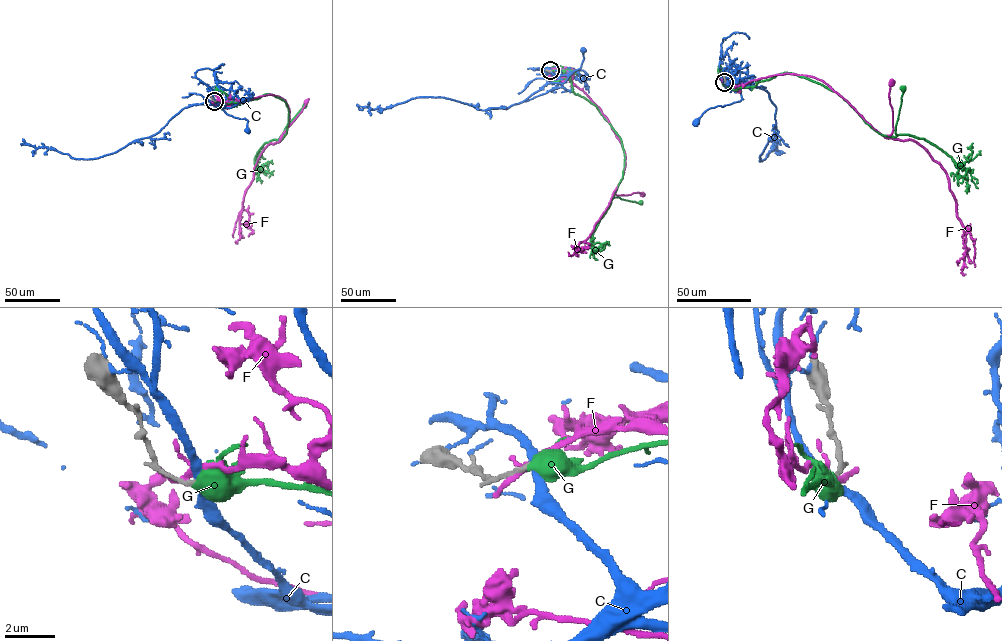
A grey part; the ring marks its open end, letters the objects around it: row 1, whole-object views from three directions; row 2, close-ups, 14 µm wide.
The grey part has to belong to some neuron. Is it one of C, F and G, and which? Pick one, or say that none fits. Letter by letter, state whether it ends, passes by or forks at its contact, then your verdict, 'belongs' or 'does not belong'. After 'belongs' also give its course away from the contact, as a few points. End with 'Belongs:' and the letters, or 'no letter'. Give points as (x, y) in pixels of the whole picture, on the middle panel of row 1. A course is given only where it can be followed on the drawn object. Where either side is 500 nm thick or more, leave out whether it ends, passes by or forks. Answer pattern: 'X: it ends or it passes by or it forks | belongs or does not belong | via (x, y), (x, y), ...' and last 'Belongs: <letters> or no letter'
C: it passes by | does not belong
F: it forks | does not belong
G: belongs | via (550, 71), (565, 70), (570, 77), (572, 91), (595, 105), (621, 140), (624, 168), (612, 198), (640, 203)
Belongs: G

